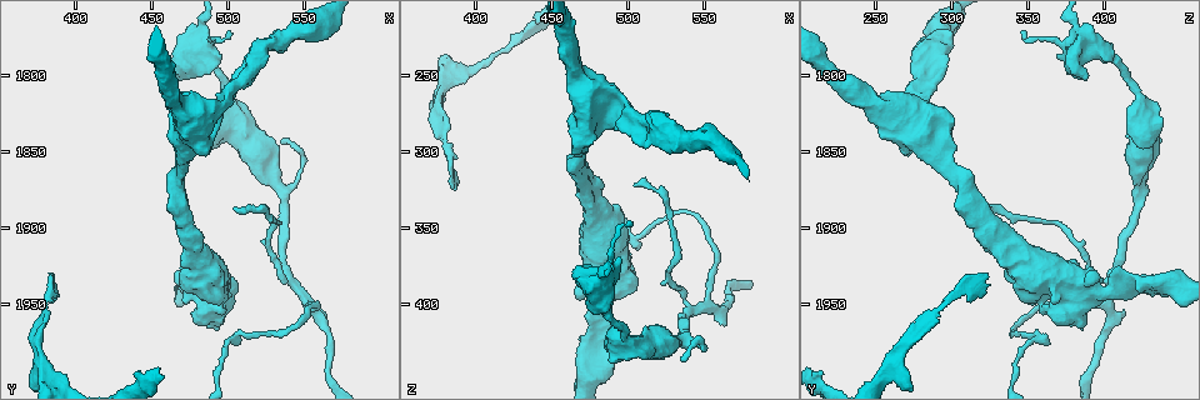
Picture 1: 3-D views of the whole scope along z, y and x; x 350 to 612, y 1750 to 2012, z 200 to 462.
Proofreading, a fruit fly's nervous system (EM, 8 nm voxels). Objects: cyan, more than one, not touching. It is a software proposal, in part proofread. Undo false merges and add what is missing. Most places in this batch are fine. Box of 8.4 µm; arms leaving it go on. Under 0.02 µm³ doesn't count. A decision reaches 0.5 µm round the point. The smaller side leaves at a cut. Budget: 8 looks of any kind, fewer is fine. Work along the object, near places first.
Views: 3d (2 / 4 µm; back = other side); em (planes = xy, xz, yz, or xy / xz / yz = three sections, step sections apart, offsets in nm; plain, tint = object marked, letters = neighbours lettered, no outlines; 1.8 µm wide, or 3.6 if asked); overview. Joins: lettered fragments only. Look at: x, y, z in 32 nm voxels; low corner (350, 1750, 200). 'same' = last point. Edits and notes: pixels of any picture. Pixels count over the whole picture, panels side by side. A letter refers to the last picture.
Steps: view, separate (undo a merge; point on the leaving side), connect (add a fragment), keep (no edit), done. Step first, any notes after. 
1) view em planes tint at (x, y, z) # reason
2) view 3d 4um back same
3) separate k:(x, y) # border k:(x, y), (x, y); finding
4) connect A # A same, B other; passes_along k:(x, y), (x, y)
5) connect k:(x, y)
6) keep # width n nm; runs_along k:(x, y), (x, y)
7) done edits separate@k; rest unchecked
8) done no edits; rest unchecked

view 3d 4um at (486, 1936, 370) # abrupt turn

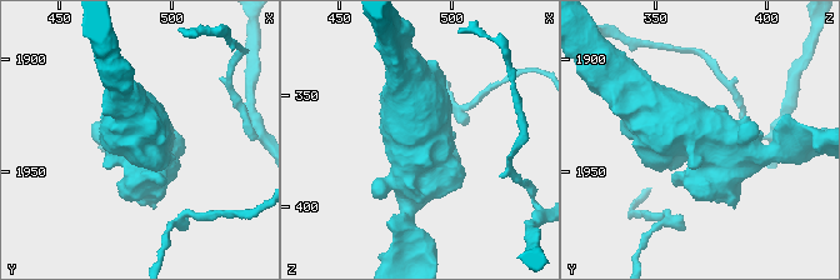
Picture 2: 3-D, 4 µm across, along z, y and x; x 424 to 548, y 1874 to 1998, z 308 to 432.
view em planes letters at (485, 1933, 368)

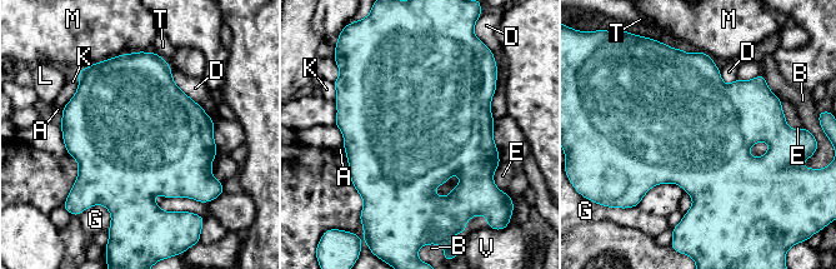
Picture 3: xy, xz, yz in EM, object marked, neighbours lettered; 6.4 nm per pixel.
keep # width 800 nm; A other, B other, D other, E other, G other, K other, L other, M other, T other, V other; border 3:(456, 173), (435, 189), (437, 197); continuous, no second neuron

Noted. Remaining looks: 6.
view em planes letters at (386, 1930, 324) # end of a long branch

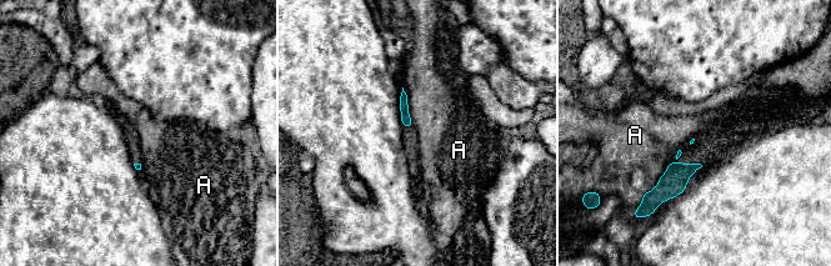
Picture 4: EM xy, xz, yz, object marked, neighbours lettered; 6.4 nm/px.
keep # A other; border 4:(680, 149), (657, 184), (645, 192); no lettered fragment goes on from it

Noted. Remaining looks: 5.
view em planes letters at (502, 1798, 294) # branch stops here

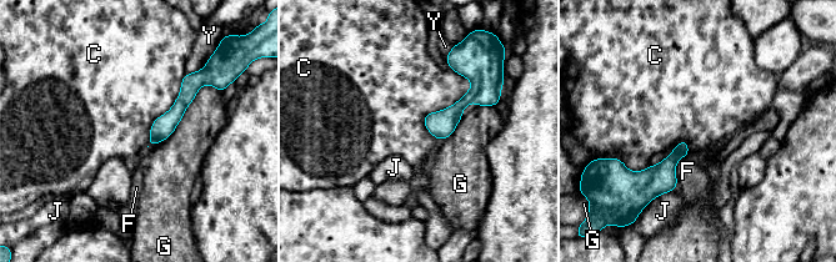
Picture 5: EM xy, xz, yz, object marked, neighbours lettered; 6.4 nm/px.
keep # C other, F other, G other, J other, Y other; none of them fits

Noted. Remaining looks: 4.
view em planes letters at (506, 1888, 322) # an open end

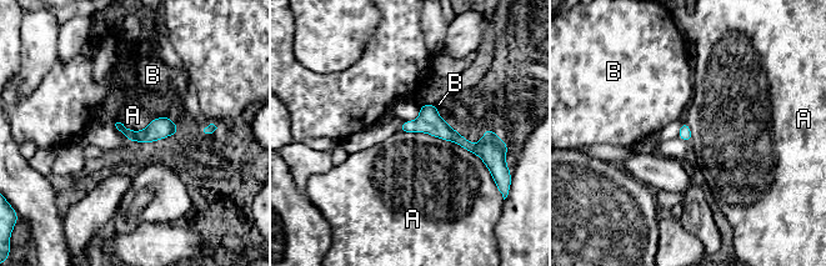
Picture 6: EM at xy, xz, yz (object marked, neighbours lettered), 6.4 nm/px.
keep # longest_contact A 600 nm; A other, B other; runs_along 6:(404, 128), (484, 145); no lettered fragment goes on from it

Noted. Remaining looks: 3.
done no edits; rest unchecked

